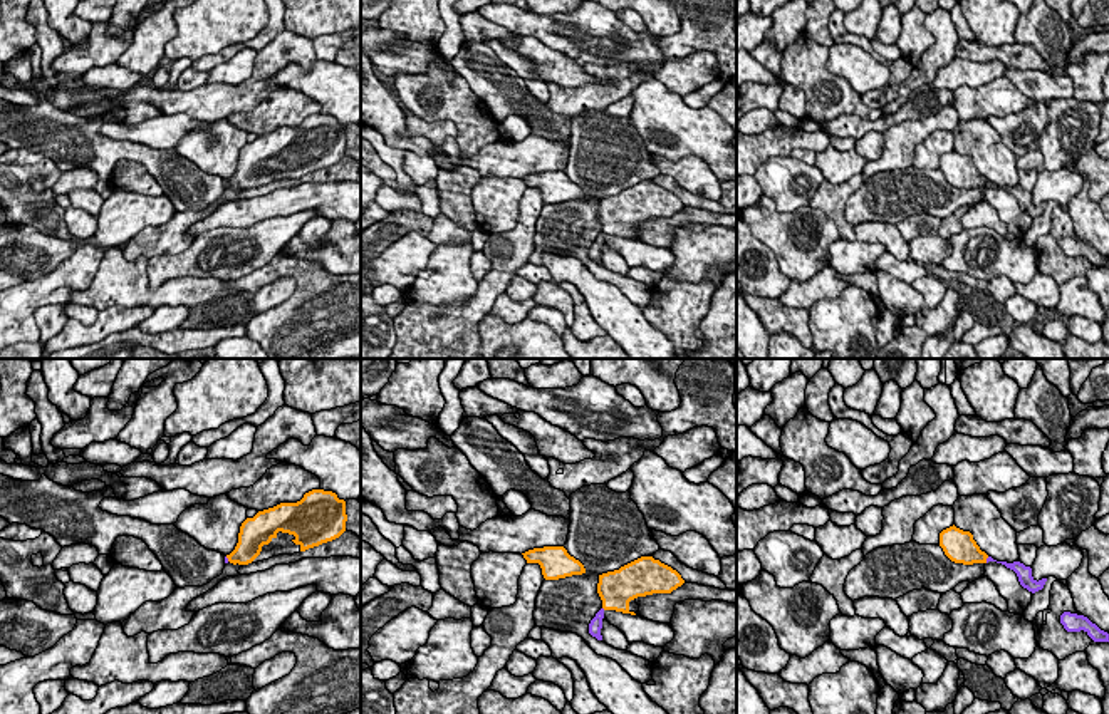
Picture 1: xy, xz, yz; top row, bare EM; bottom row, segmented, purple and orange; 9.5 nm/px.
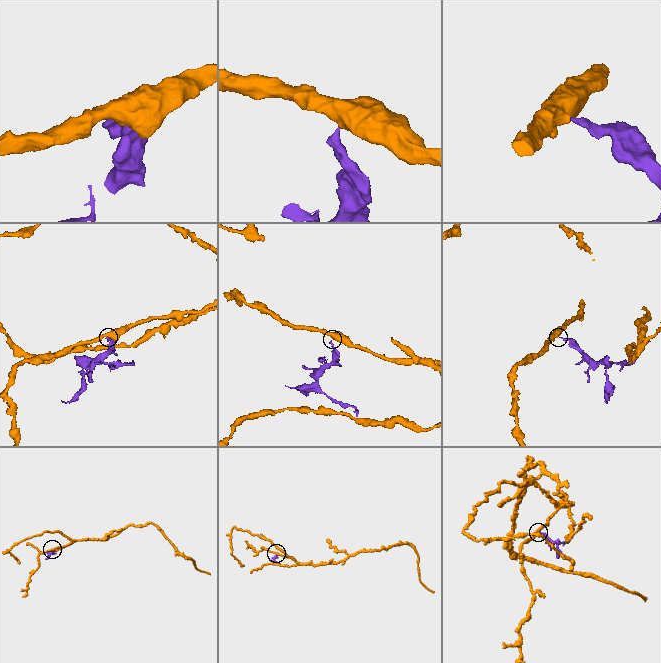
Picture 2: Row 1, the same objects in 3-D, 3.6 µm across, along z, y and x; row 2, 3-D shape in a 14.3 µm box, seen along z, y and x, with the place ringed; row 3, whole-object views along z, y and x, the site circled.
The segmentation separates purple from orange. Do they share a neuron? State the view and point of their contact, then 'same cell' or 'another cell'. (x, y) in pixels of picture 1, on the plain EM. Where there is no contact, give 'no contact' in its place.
meets purple in yz at (987, 185); another cell

